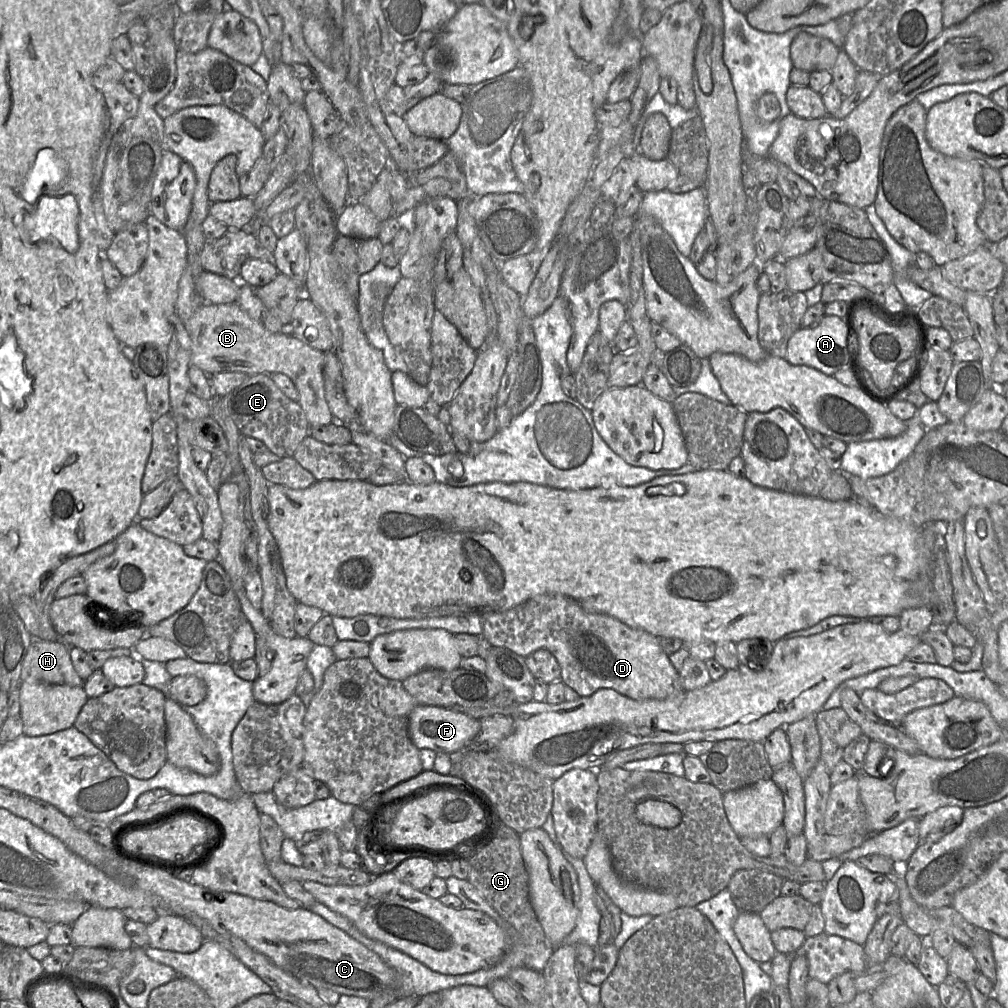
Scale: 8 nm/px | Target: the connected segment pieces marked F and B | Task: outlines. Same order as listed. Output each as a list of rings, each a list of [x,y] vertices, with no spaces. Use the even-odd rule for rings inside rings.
[[[417,705],[409,715],[409,736],[419,749],[429,749],[434,752],[463,754],[480,731],[480,720],[455,710],[427,705]]]
[[[203,302],[193,311],[184,324],[190,340],[190,363],[199,367],[206,374],[222,372],[244,372],[248,375],[283,373],[295,384],[299,392],[298,403],[312,425],[327,425],[336,422],[325,396],[323,363],[325,353],[312,348],[292,334],[272,333],[263,324],[252,319],[238,302],[211,304]]]

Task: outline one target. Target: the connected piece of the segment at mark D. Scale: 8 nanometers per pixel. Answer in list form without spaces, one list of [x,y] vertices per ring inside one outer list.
[[[560,594],[533,597],[502,612],[482,614],[483,634],[492,646],[505,647],[527,657],[538,649],[547,649],[557,659],[561,681],[574,689],[580,697],[590,696],[602,688],[610,688],[634,700],[672,697],[682,689],[678,671],[660,646],[658,637],[640,629],[629,627],[607,614],[585,611],[579,603]]]

